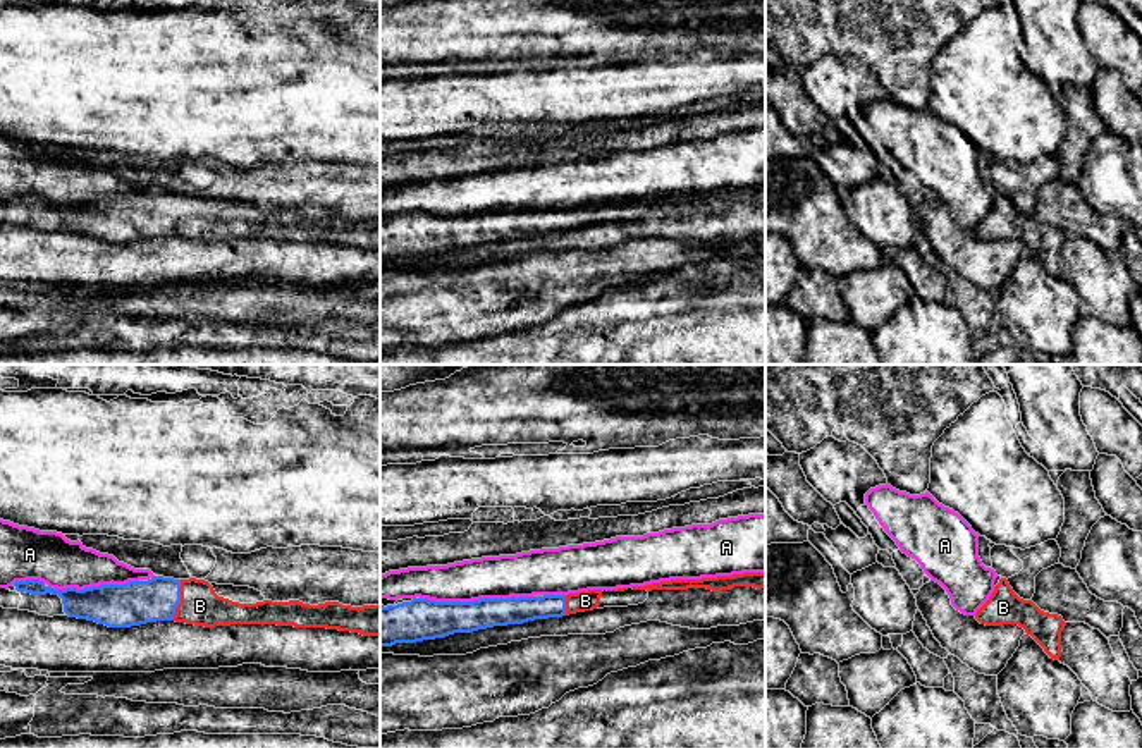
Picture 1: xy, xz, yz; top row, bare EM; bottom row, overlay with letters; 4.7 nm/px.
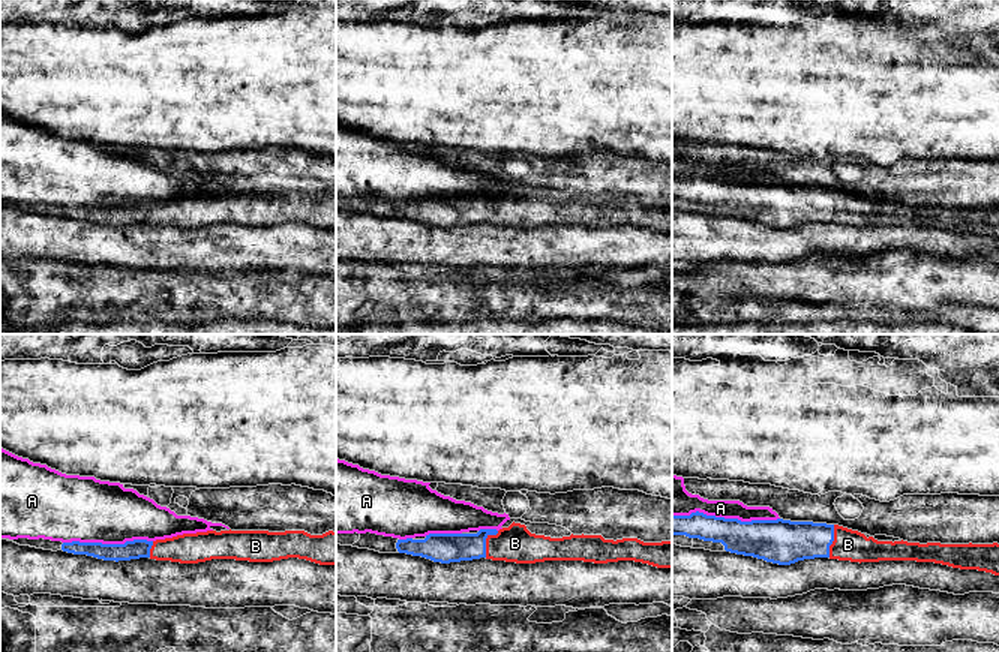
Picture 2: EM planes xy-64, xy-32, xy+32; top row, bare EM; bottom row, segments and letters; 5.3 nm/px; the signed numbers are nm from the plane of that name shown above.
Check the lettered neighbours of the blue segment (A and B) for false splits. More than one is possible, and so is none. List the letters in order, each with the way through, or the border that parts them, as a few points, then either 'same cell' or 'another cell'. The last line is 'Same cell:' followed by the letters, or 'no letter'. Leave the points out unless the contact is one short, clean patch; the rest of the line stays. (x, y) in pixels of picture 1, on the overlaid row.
A: another cell
B: same cell
Same cell: B

